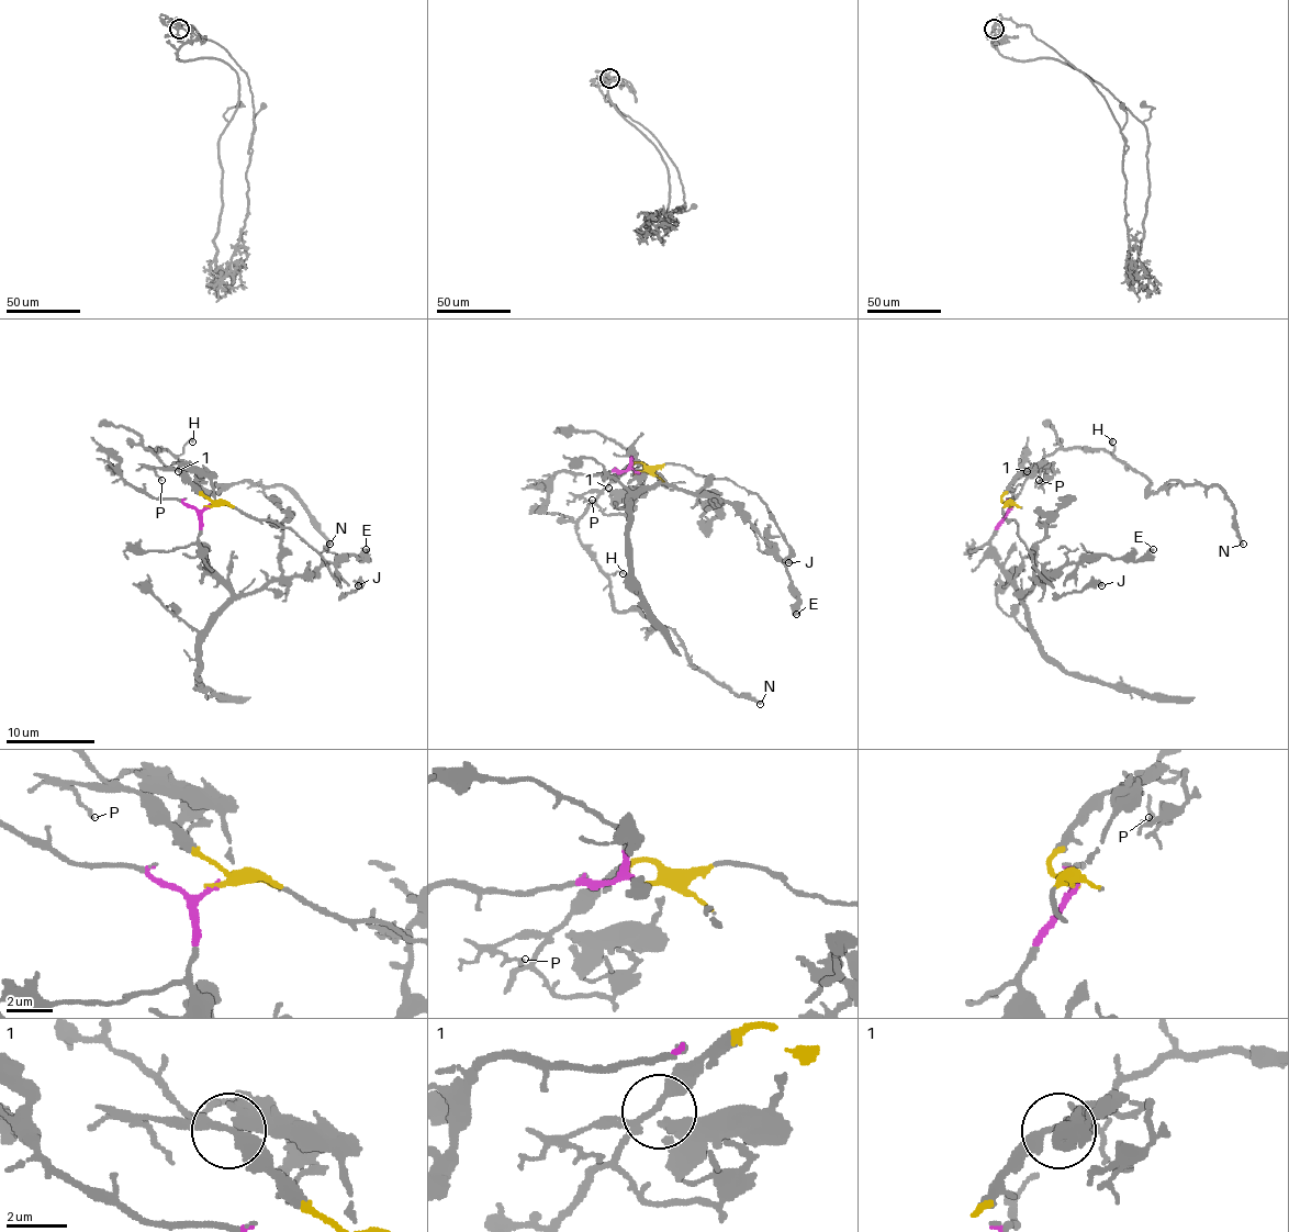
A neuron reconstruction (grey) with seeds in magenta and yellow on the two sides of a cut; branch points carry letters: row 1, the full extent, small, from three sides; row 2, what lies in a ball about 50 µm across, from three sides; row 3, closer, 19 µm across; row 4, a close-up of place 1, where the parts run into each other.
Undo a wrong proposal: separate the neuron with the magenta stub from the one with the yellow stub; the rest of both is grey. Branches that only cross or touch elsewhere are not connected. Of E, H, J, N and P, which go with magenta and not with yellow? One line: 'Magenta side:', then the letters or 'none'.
Magenta side: E

